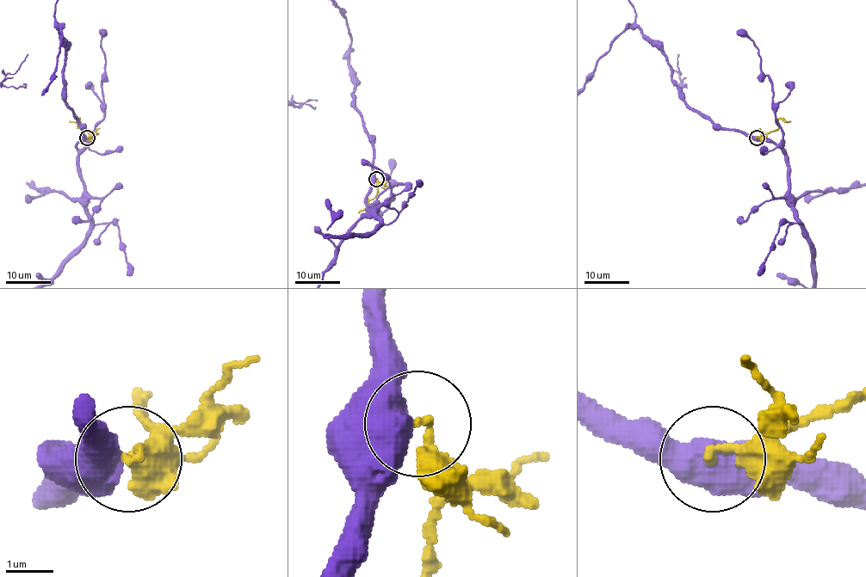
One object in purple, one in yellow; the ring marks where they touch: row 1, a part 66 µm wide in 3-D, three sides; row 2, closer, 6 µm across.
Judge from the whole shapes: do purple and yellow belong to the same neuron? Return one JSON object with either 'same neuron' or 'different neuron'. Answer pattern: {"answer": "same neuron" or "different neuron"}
{"answer": "different neuron"}

